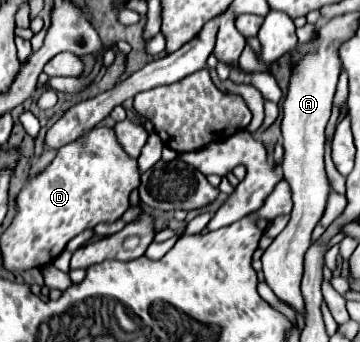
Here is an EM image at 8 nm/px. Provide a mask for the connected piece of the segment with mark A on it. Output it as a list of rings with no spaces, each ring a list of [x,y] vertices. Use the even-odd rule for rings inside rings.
[[[320,50],[304,56],[292,78],[290,88],[284,98],[284,118],[282,118],[282,146],[284,146],[284,180],[292,188],[292,218],[284,232],[280,232],[274,242],[266,248],[262,256],[264,264],[264,282],[272,288],[272,292],[294,306],[302,314],[302,292],[300,282],[304,274],[304,254],[312,244],[312,230],[320,222],[326,200],[330,194],[330,182],[324,170],[324,128],[330,120],[332,98],[336,92],[340,76],[340,58],[338,50]]]

